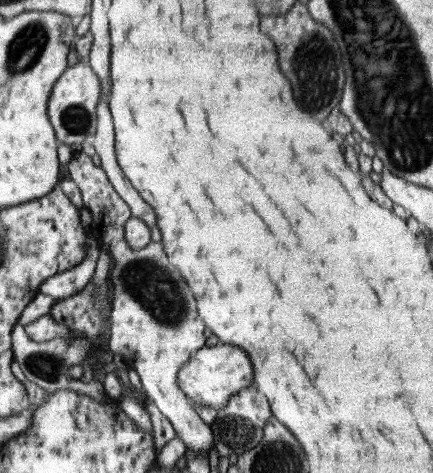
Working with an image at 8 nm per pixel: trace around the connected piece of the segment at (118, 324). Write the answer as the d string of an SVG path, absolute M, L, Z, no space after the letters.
M84 151L74 152L68 162L68 174L82 194L83 206L92 214L92 226L102 240L101 248L108 251L112 257L112 268L110 268L110 284L112 285L112 309L109 317L110 338L108 338L108 348L112 354L120 355L129 366L138 373L142 393L159 408L159 411L170 420L170 424L176 428L178 440L182 447L194 452L204 452L209 454L213 446L213 436L211 425L206 424L193 407L190 398L176 386L176 373L180 367L192 357L192 355L206 346L208 332L206 324L199 318L196 306L196 296L190 290L186 280L182 278L180 272L170 264L162 244L150 241L146 247L132 249L126 242L126 221L130 219L131 210L128 204L118 196L112 184L108 181L104 169L95 166L91 156Z

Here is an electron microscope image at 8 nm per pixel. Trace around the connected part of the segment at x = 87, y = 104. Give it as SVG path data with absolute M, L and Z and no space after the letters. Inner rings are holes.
M81 58L80 62L74 66L66 68L52 87L47 103L48 119L52 122L52 128L56 132L59 143L71 145L79 142L82 144L88 136L96 134L96 127L98 127L96 106L102 94L99 79L90 68L86 58Z

